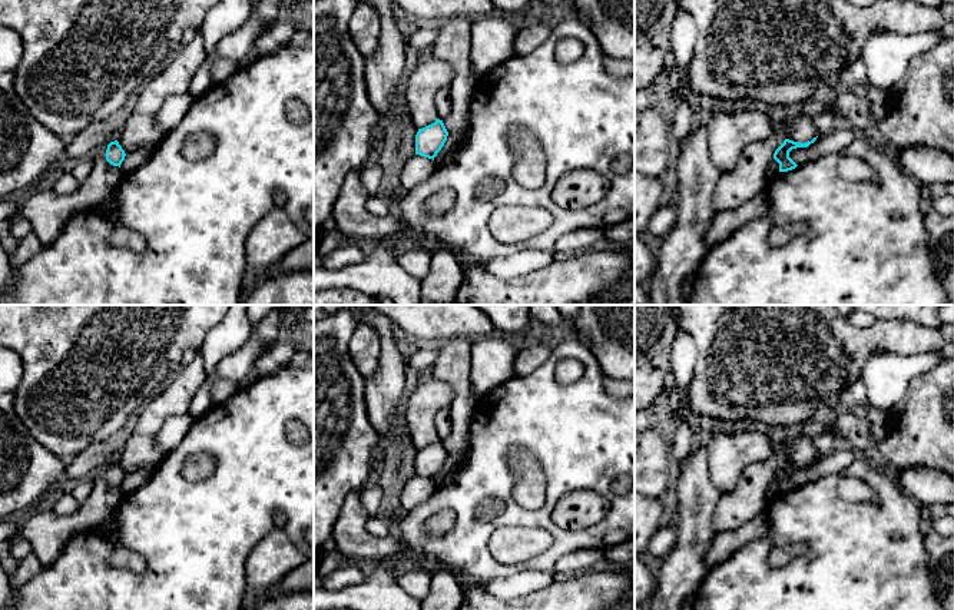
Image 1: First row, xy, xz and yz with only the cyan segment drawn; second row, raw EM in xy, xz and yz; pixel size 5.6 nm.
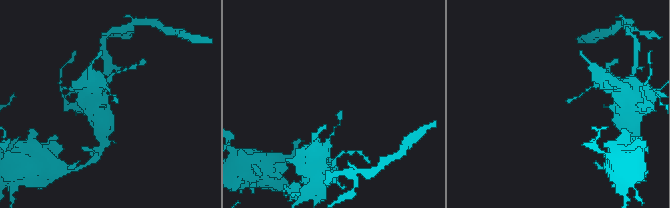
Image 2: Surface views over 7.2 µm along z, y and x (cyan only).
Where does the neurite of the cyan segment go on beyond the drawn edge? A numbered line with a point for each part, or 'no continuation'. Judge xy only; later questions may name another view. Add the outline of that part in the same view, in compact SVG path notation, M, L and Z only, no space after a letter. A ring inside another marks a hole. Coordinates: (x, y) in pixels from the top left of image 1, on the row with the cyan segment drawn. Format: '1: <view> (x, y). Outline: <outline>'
no continuation

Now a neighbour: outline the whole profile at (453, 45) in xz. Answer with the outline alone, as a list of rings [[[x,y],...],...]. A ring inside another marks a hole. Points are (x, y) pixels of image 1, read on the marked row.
[[[456,17],[445,21],[437,32],[433,57],[453,67],[454,76],[448,86],[451,112],[443,120],[447,132],[458,132],[467,126],[468,109],[477,77],[471,62],[471,17]]]

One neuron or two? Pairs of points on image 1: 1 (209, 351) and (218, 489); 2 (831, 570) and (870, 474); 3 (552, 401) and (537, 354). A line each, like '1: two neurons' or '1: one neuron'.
1: two neurons
2: one neuron
3: two neurons

